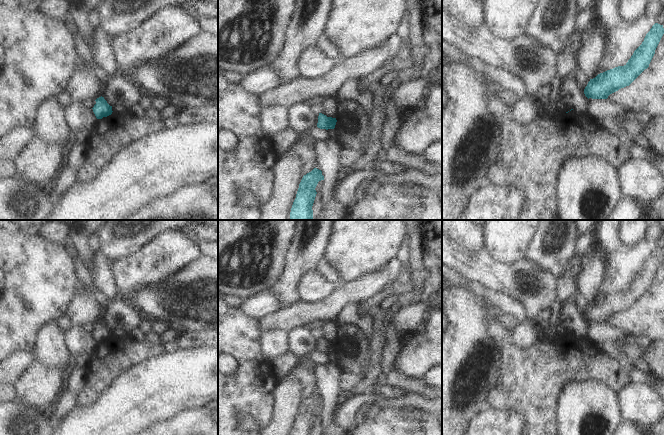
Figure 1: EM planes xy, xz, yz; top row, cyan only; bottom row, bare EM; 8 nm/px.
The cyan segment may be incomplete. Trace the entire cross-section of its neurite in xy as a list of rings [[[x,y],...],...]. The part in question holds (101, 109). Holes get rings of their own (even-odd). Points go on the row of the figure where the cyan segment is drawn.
[[[99,97],[96,100],[96,104],[94,105],[93,112],[97,119],[102,119],[103,117],[107,117],[112,114],[112,106],[110,106],[104,97]]]

